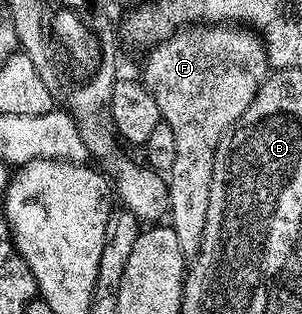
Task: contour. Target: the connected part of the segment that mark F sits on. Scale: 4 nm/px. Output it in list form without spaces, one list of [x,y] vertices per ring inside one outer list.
[[[189,24],[170,34],[164,42],[158,42],[146,54],[149,55],[145,58],[145,67],[142,68],[141,74],[139,73],[140,81],[144,82],[145,87],[151,92],[151,96],[155,96],[155,104],[159,104],[161,121],[171,128],[171,132],[175,132],[175,164],[171,164],[171,168],[167,171],[167,222],[172,226],[175,236],[179,240],[179,248],[183,248],[186,259],[192,260],[203,240],[203,227],[207,225],[207,199],[211,196],[211,172],[215,168],[215,148],[219,148],[219,140],[237,123],[239,116],[243,116],[243,112],[247,112],[247,104],[251,104],[251,100],[255,100],[259,88],[269,77],[271,73],[269,57],[261,35],[244,24]]]

